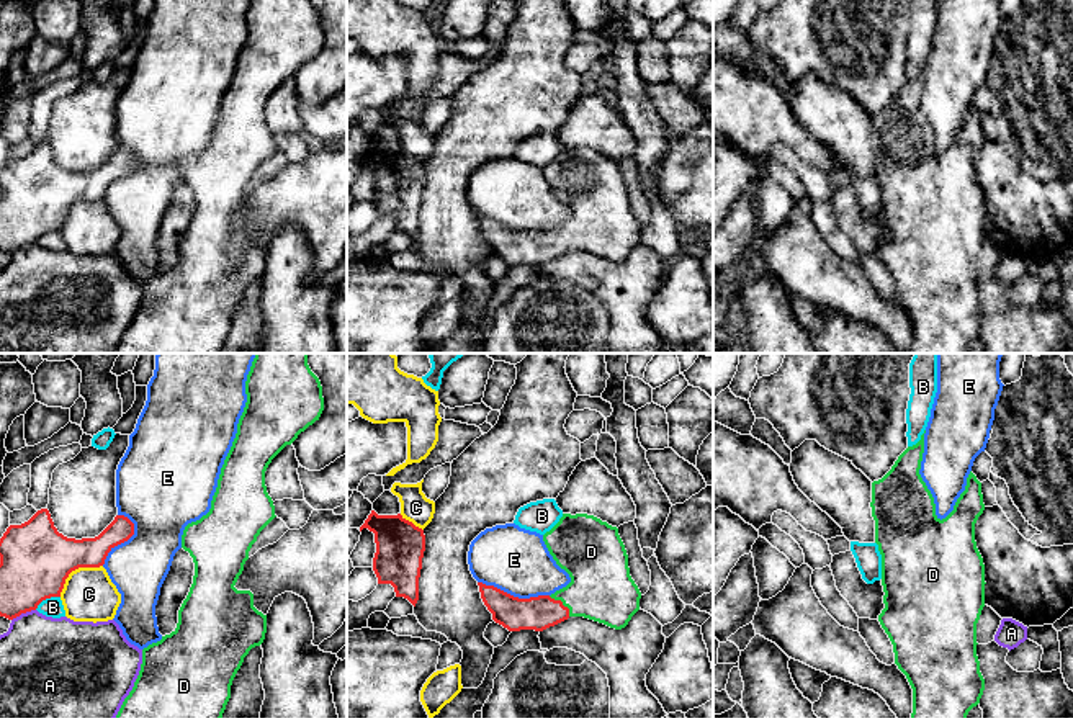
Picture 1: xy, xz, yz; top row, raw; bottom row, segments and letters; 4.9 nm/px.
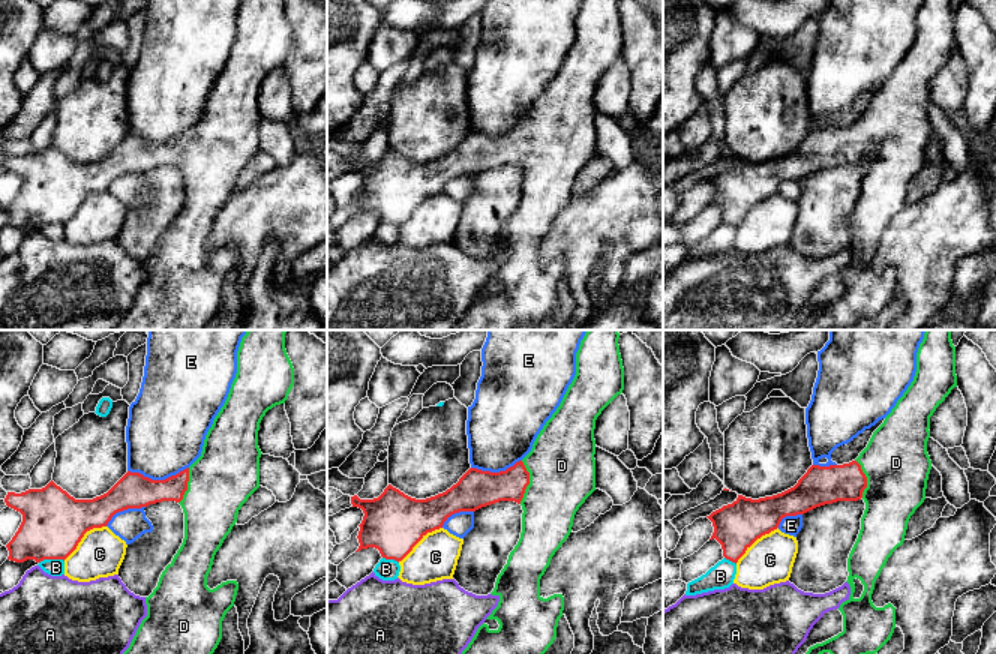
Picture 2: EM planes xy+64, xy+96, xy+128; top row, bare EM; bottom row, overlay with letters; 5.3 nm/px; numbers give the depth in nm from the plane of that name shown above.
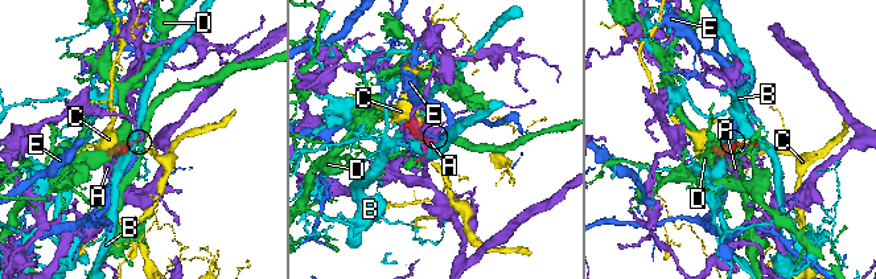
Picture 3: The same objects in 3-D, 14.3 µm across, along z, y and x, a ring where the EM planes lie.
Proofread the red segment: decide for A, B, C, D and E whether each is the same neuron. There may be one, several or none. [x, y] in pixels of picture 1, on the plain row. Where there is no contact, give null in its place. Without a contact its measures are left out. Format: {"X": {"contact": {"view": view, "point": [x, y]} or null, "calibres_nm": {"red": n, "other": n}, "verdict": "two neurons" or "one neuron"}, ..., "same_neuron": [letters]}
{"A": {"contact": {"view": "xy", "point": [23, 246]}, "calibres_nm": {"red": 340, "other": 420}, "verdict": "two neurons"}, "B": {"contact": {"view": "xy", "point": [46, 231]}, "calibres_nm": {"red": 360, "other": 100}, "verdict": "two neurons"}, "C": {"contact": {"view": "xy", "point": [74, 203]}, "calibres_nm": {"red": 360, "other": 260}, "verdict": "two neurons"}, "D": {"contact": {"view": "xz", "point": [561, 236]}, "calibres_nm": {"red": 160, "other": 320}, "verdict": "one neuron"}, "E": {"contact": {"view": "xz", "point": [512, 229]}, "calibres_nm": {"red": 160, "other": 320}, "verdict": "two neurons"}, "same_neuron": ["D"]}

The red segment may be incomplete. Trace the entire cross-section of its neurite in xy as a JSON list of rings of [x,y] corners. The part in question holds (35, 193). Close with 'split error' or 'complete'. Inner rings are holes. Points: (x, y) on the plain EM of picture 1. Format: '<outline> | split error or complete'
[[[47,142],[38,144],[28,155],[10,159],[0,172],[0,250],[13,254],[36,244],[51,231],[61,231],[65,213],[79,201],[100,201],[108,186],[134,168],[134,157],[116,149],[95,172],[67,172],[57,165]]] | complete

